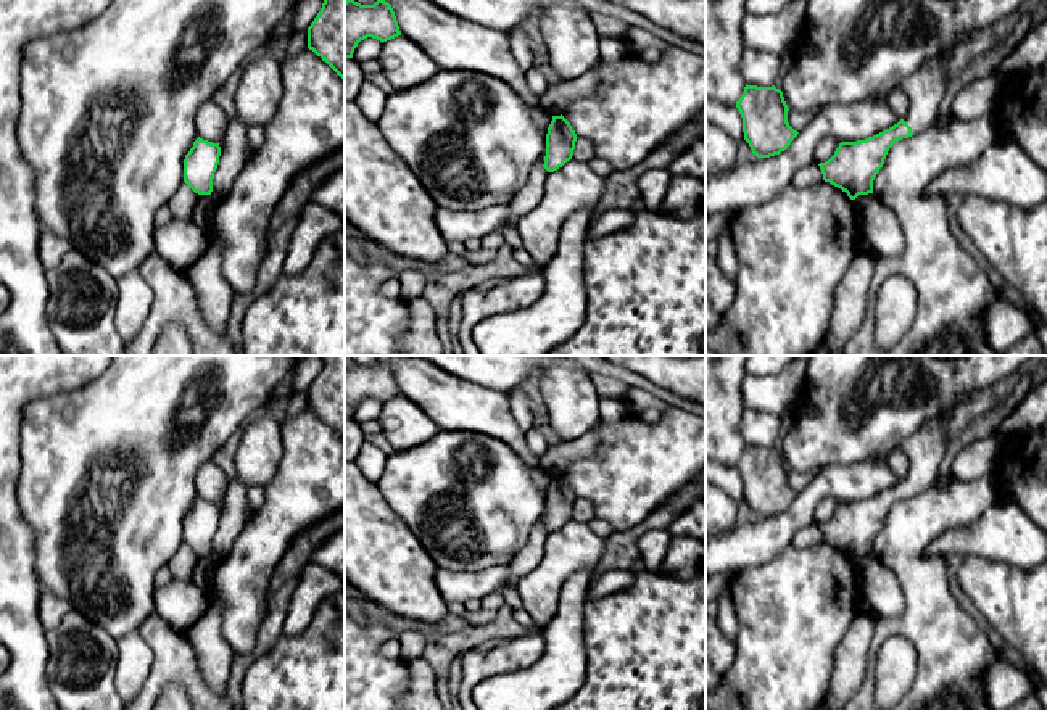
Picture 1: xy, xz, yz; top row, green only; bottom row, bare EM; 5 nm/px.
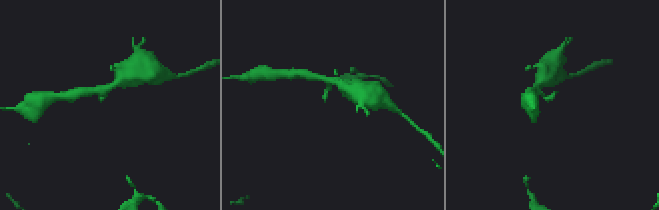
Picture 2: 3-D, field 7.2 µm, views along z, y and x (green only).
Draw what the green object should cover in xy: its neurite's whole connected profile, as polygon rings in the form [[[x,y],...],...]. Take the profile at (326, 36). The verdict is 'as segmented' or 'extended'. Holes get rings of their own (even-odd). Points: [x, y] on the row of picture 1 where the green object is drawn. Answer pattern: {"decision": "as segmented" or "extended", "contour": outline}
{"decision": "as segmented", "contour": [[[324,0],[308,27],[308,48],[345,79],[345,0]]]}

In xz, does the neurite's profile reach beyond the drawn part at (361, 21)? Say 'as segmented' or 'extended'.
as segmented

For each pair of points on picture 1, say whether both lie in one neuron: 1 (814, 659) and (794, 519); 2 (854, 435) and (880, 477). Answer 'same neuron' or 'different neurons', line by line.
1: same neuron
2: different neurons

